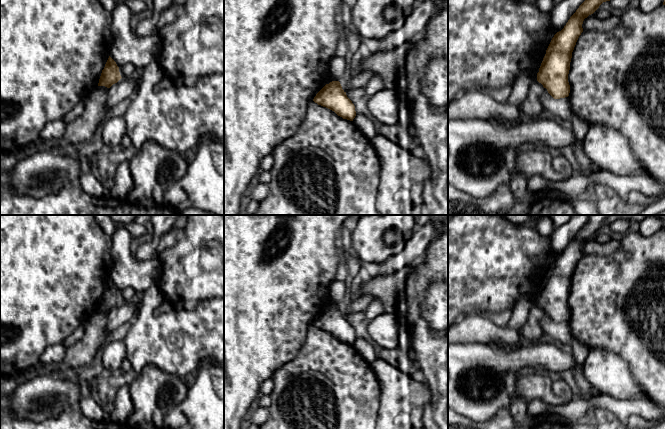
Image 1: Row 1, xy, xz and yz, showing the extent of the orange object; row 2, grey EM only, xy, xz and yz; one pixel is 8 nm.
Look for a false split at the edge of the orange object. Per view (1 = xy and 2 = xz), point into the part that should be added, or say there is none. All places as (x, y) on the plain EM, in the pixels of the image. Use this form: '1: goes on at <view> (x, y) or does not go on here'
1: does not go on here
2: does not go on here

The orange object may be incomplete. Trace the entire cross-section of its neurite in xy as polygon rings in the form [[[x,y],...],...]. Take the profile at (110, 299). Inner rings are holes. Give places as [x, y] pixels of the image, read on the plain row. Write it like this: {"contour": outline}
{"contour": [[[109,280],[104,293],[102,294],[98,310],[110,312],[113,308],[121,303],[119,291],[116,286]]]}

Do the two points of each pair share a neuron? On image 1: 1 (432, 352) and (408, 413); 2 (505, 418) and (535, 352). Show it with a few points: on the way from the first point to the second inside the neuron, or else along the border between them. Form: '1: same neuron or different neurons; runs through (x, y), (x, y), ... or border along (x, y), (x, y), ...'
1: different neurons; border along (423, 382), (430, 396), (430, 400), (426, 405)
2: different neurons; border along (509, 406), (503, 406), (491, 418)

